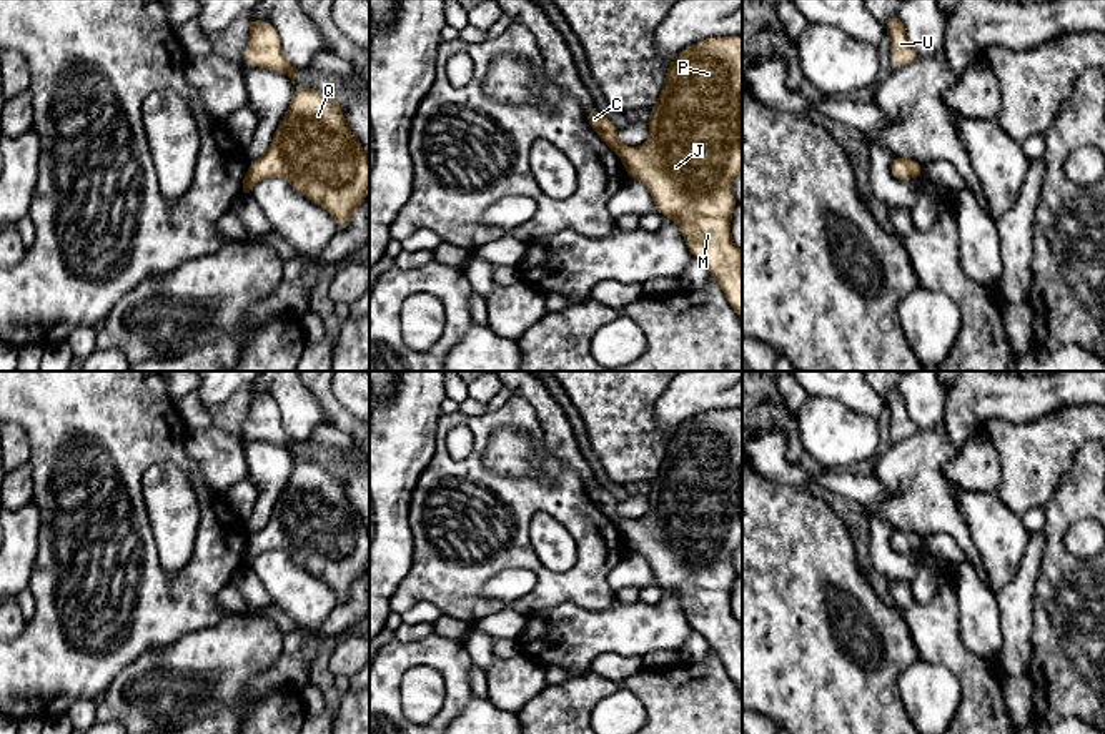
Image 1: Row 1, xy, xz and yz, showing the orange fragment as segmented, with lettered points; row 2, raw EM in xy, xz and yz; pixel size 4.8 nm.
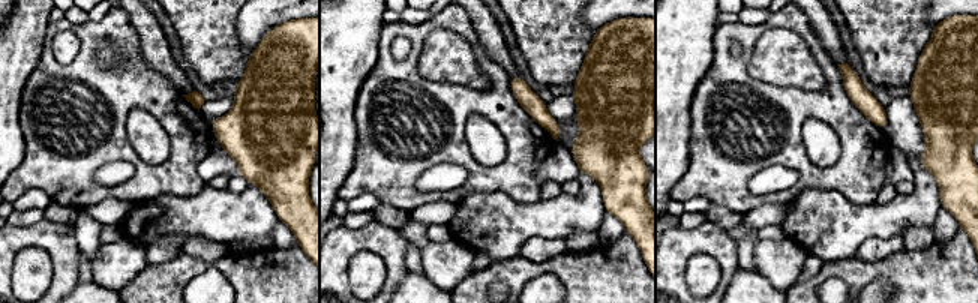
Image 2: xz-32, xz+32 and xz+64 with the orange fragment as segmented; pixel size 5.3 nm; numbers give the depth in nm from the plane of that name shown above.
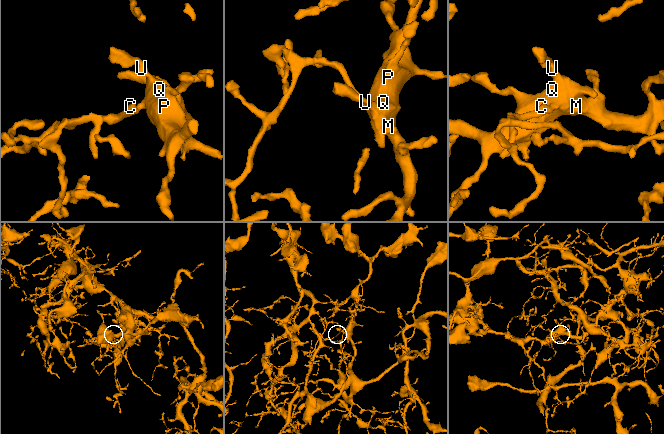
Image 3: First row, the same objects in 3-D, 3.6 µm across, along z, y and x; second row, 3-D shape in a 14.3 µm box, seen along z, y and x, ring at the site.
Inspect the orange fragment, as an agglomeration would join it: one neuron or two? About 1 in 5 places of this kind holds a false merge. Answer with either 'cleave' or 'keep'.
keep

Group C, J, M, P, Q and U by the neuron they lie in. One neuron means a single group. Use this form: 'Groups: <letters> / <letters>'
Groups: C J M P Q U

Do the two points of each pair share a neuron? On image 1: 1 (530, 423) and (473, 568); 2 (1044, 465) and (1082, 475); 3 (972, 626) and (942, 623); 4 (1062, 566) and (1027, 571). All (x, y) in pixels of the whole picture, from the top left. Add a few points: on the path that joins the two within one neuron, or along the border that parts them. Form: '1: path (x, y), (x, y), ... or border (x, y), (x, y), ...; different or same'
1: path (546, 460), (550, 463), (550, 480), (498, 531); same
2: border (1087, 440), (1045, 505); different
3: border (956, 586), (961, 638), (982, 658); different
4: border (1044, 531), (1044, 561), (1032, 608); different

